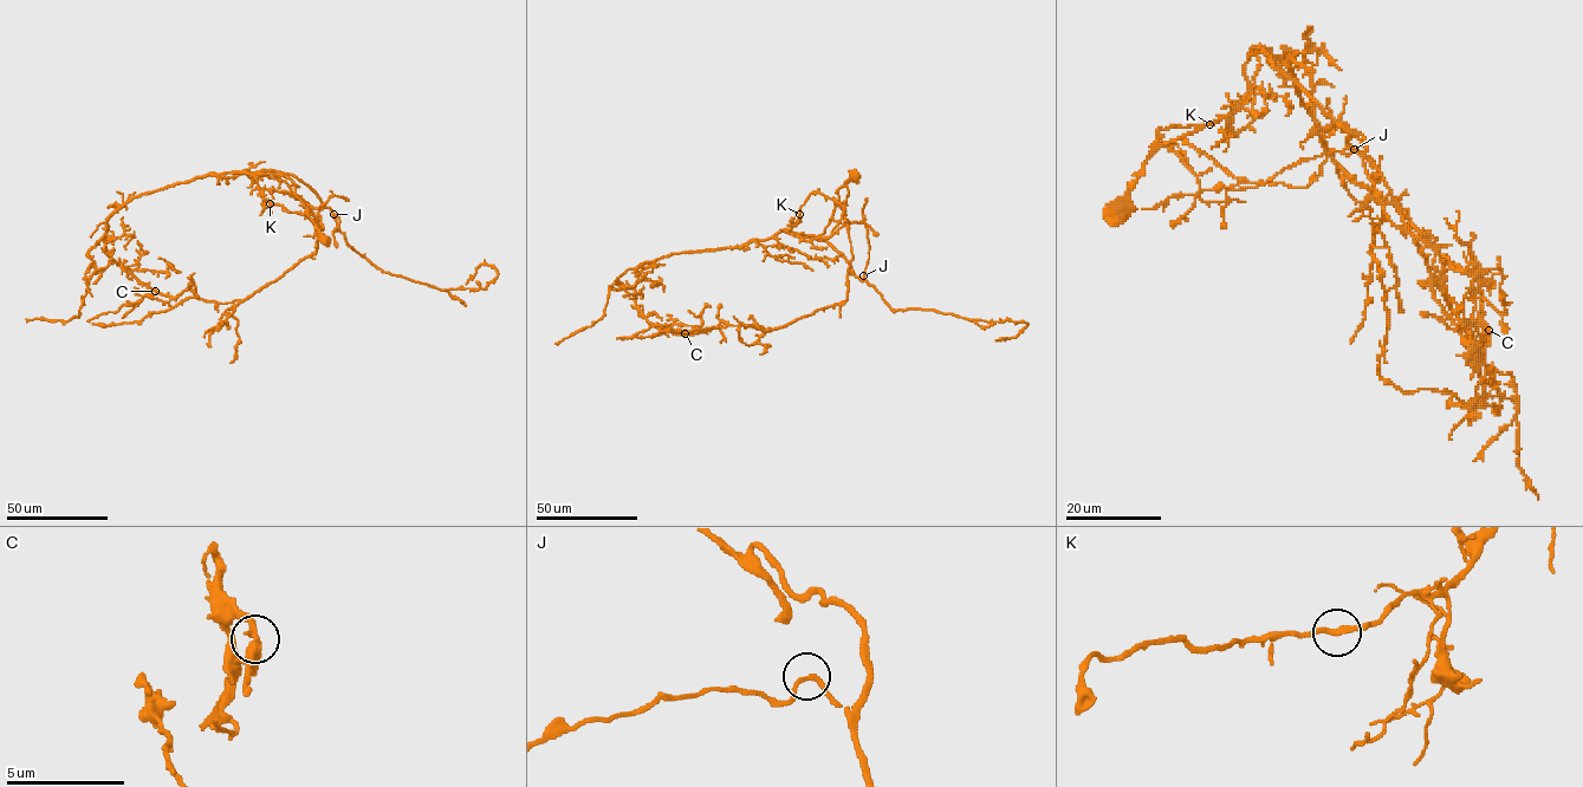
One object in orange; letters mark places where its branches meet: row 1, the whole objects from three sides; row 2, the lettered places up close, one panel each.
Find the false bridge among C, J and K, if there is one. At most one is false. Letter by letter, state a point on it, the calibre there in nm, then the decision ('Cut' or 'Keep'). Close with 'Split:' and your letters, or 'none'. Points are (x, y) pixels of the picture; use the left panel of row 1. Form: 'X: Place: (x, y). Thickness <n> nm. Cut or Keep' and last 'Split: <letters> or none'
C: Place: (155, 291). Thickness 360 nm. Keep
J: Place: (333, 214). Thickness 170 nm. Keep
K: Place: (270, 203). Thickness 240 nm. Keep
Split: none

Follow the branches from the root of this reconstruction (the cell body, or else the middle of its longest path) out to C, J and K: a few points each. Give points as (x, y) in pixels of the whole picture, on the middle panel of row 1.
C: (855, 175), (838, 189), (821, 235), (784, 231), (740, 246), (643, 262), (635, 306), (659, 329), (685, 333)
J: (855, 175), (838, 189), (824, 233), (783, 232), (825, 240), (856, 277), (862, 280), (863, 275)
K: (855, 175), (838, 189), (838, 201), (824, 233), (802, 235), (784, 231), (789, 231), (799, 214)

